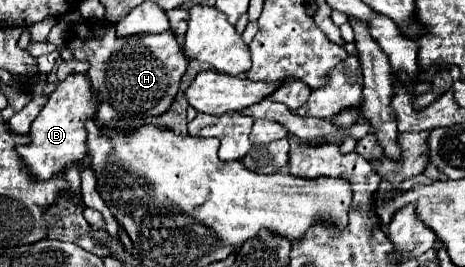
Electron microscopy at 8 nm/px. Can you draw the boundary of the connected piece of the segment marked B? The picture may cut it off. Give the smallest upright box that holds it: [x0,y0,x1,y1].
[16,75,98,179]

